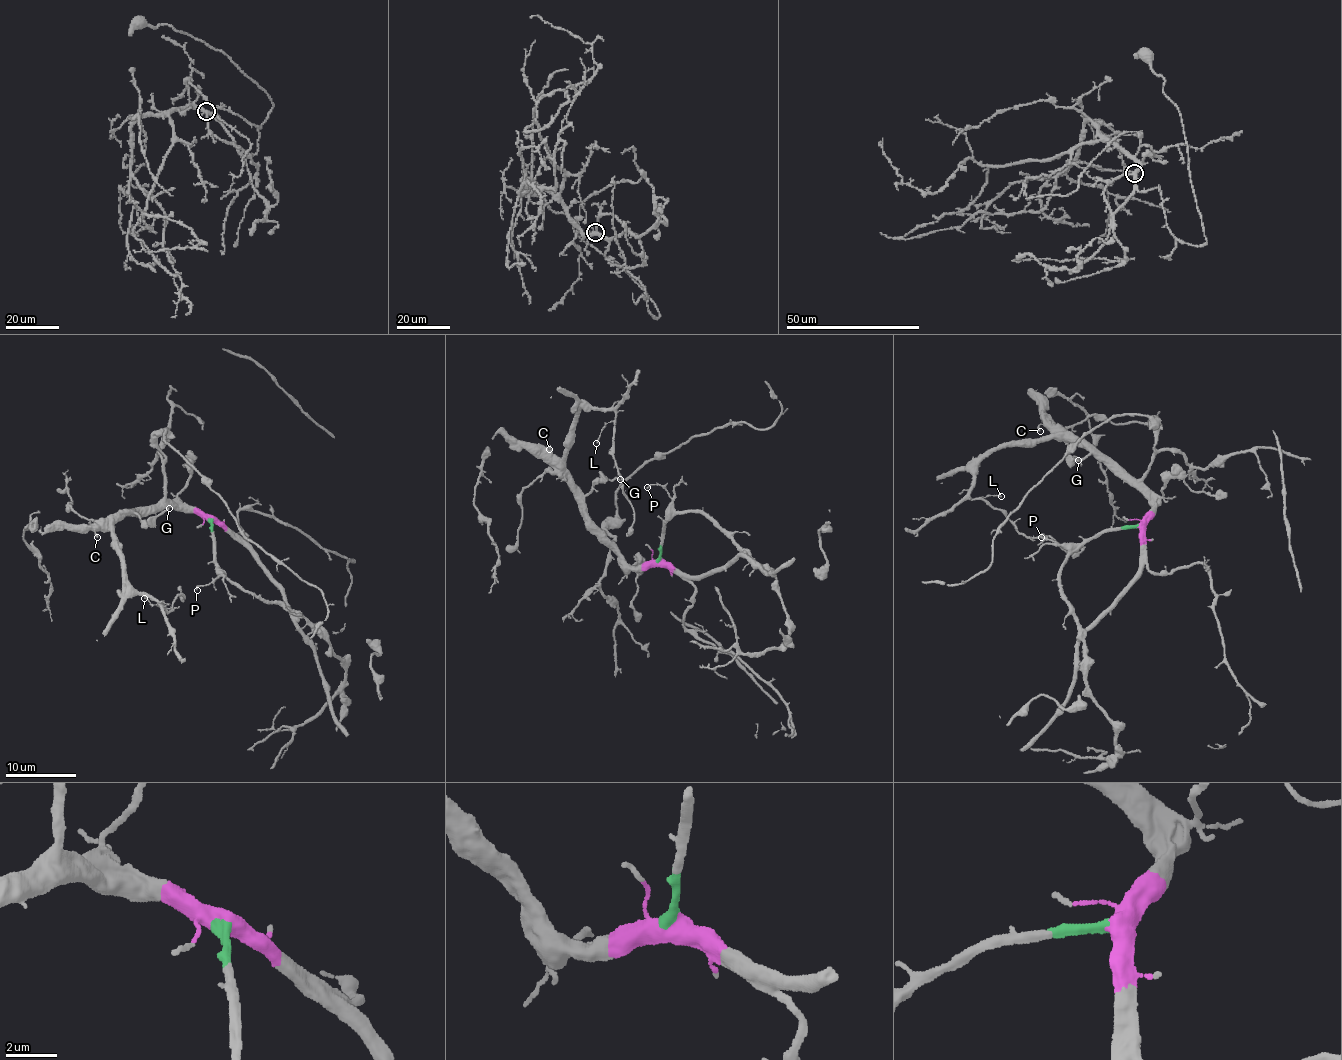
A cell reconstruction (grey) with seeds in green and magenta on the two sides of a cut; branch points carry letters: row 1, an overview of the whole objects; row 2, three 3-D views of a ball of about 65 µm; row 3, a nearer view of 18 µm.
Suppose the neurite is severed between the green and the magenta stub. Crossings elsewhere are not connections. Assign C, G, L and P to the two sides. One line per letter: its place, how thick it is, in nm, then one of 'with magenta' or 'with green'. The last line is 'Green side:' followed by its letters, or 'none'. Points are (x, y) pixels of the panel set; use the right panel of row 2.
C: at (1040, 431); 200 nm thick; with magenta
G: at (1078, 460); 170 nm thick; with magenta
L: at (1001, 496); 120 nm thick; with magenta
P: at (1041, 537); 140 nm thick; with green
Green side: P

